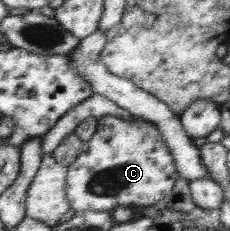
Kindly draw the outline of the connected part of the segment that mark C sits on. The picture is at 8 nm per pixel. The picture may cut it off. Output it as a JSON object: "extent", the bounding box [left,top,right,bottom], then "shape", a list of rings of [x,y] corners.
{"extent":[67,115,177,211],"shape":[[[105,115],[99,117],[97,130],[84,145],[83,152],[68,166],[67,196],[73,210],[110,211],[119,205],[129,205],[133,208],[150,207],[163,200],[175,188],[177,174],[176,160],[172,150],[164,140],[157,126],[147,122],[145,118],[131,116],[119,118]]]}

